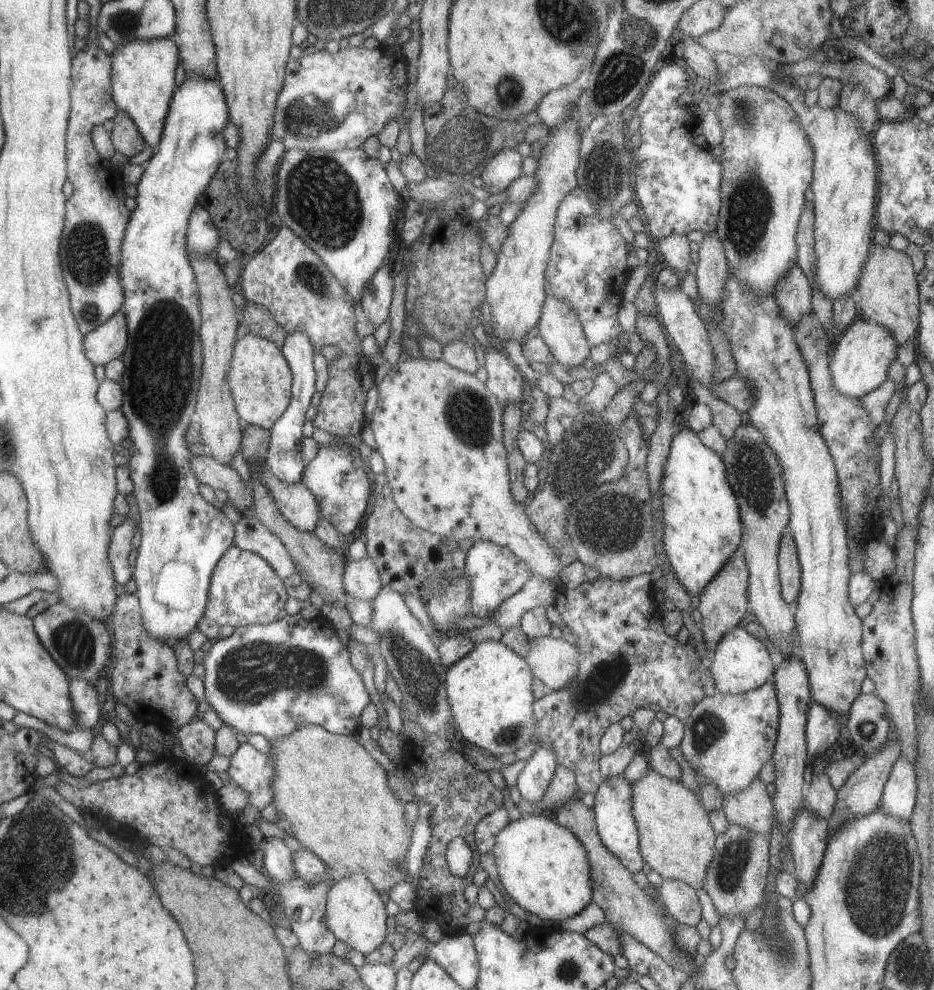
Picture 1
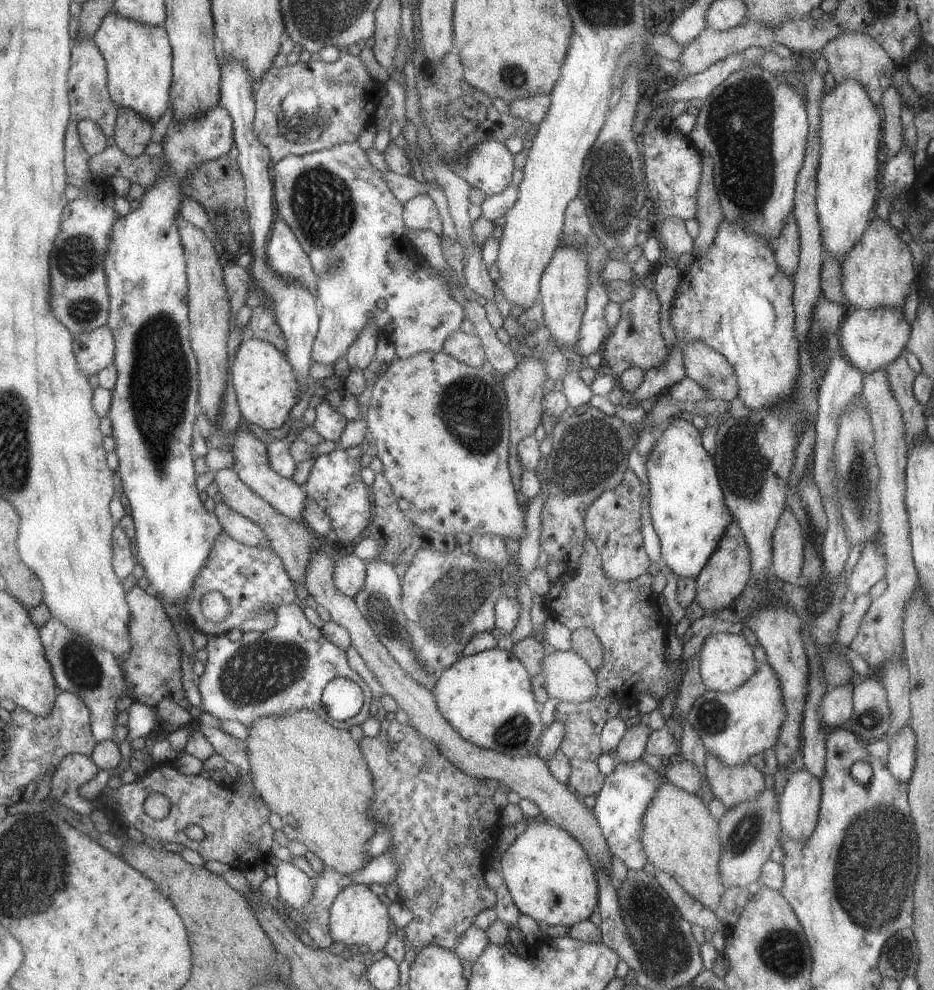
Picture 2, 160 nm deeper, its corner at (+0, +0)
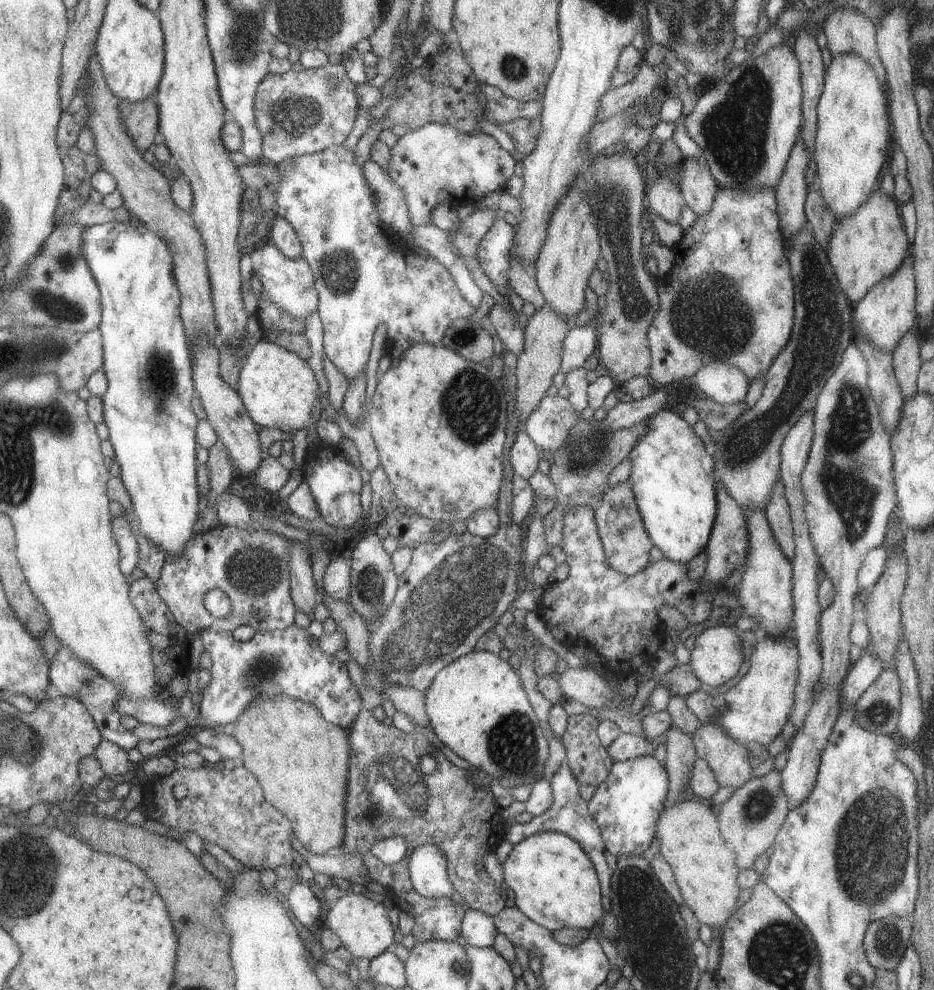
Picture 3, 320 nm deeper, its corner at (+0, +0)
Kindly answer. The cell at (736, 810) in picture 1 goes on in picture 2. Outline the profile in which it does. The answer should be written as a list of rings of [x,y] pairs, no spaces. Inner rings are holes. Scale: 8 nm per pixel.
[[[711,754],[705,756],[705,775],[714,797],[726,810],[737,802],[753,800],[765,788],[764,776],[750,763],[729,768]]]

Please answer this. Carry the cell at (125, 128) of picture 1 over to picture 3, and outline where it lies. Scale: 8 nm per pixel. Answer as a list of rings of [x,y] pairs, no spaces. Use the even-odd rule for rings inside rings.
[[[153,98],[138,101],[121,99],[118,102],[118,109],[135,148],[142,153],[153,146],[153,138],[158,131],[158,110],[155,100]]]

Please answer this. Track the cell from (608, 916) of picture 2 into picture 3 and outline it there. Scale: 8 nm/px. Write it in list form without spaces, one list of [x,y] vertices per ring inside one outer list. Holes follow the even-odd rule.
[[[565,762],[561,763],[552,776],[546,780],[549,782],[552,790],[552,803],[550,807],[545,812],[532,817],[527,823],[513,823],[511,826],[505,828],[505,839],[514,845],[528,836],[539,834],[543,831],[555,831],[556,833],[565,833],[569,838],[578,842],[579,846],[581,846],[591,859],[596,870],[602,894],[602,907],[605,914],[605,911],[610,908],[610,878],[612,871],[605,863],[605,856],[603,856],[605,854],[605,848],[600,837],[599,829],[596,827],[595,821],[591,818],[587,810],[587,803],[579,796],[579,791],[577,791],[579,784]]]

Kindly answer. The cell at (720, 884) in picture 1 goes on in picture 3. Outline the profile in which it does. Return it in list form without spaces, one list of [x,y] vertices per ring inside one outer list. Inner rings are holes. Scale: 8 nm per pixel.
[[[772,769],[763,776],[747,779],[723,804],[715,808],[719,832],[735,853],[738,870],[751,867],[753,859],[772,844],[790,809],[780,775],[780,771]]]

